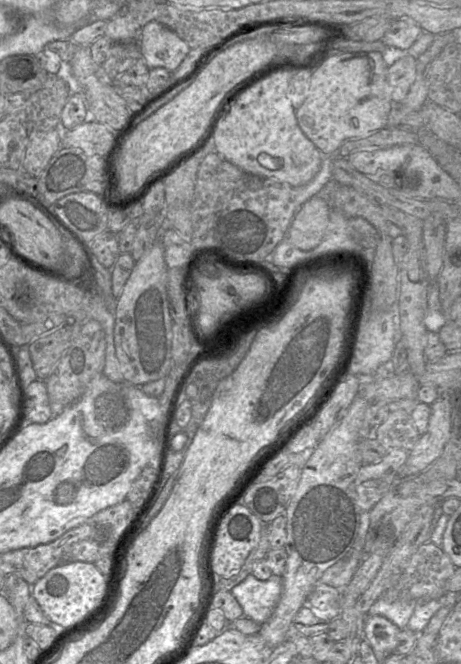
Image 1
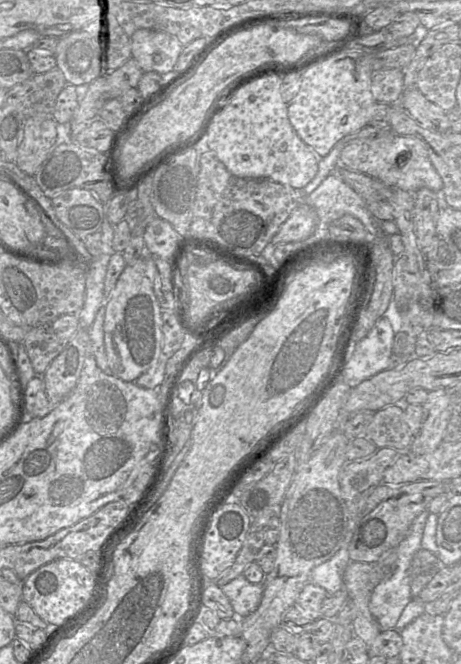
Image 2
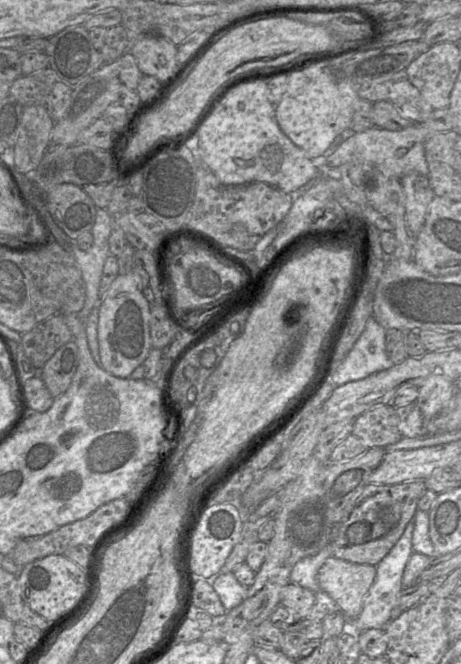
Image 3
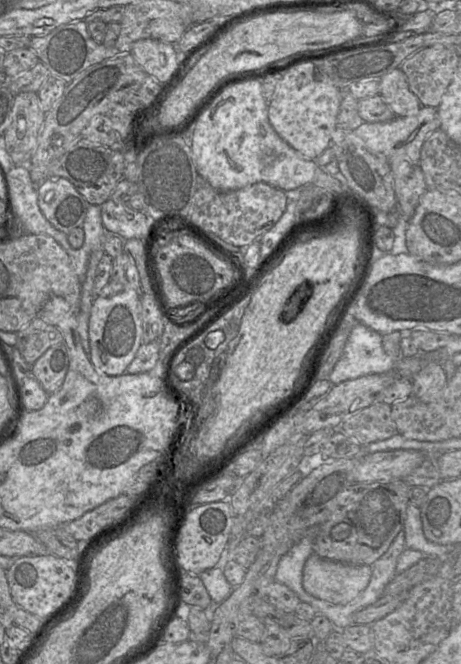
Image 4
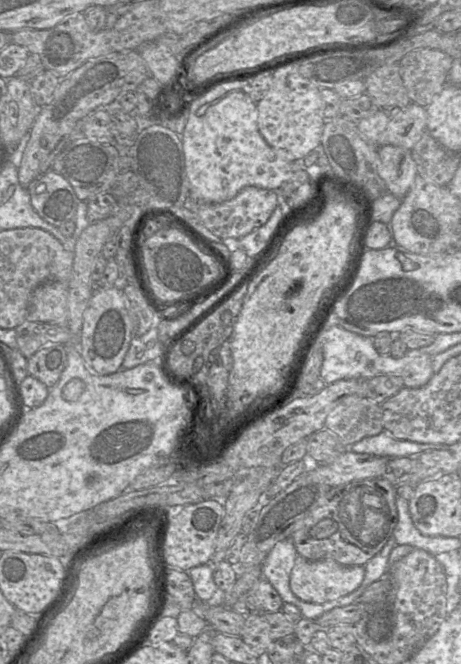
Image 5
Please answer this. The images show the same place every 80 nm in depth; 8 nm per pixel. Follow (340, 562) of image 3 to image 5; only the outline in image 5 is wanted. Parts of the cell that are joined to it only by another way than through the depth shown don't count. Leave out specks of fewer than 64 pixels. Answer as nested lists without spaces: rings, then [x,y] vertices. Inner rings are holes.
[[[297,556],[290,573],[292,593],[302,601],[323,603],[345,596],[360,587],[365,574],[364,566],[343,565],[332,559],[308,560]]]

